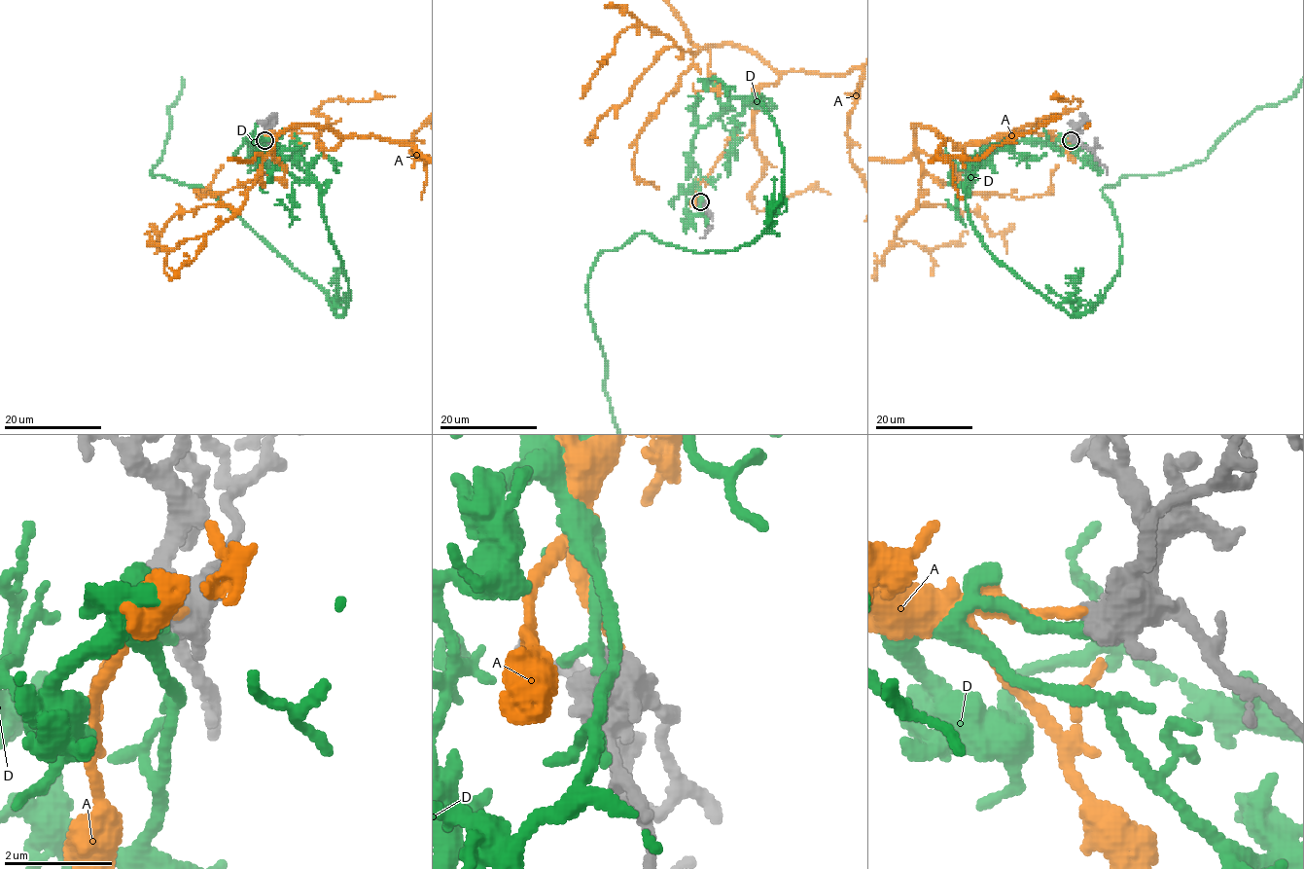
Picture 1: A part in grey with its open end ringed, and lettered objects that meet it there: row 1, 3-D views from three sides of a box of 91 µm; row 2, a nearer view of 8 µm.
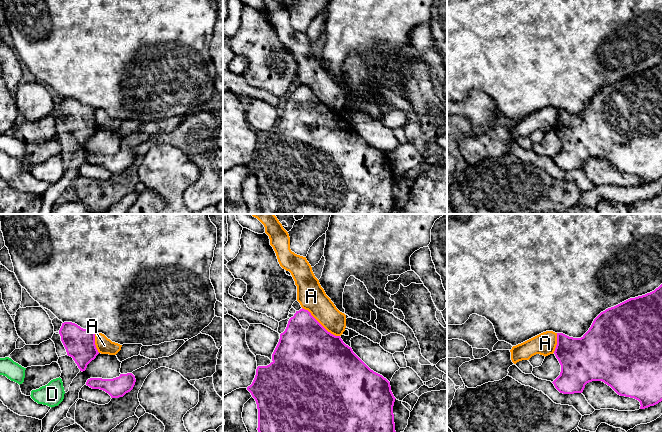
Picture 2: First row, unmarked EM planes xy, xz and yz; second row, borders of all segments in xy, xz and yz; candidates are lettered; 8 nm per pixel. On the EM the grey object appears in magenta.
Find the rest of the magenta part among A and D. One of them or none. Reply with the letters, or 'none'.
D

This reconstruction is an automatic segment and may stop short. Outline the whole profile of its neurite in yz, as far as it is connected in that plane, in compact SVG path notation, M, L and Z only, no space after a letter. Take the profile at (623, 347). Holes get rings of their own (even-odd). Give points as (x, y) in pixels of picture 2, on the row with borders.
M662 284L650 293L635 298L630 298L601 312L594 319L589 330L581 338L573 338L563 333L557 333L557 345L554 354L561 365L561 372L552 383L560 393L582 393L587 383L592 381L602 381L610 386L618 395L638 400L641 405L640 409L645 409L658 404L662 401Z

